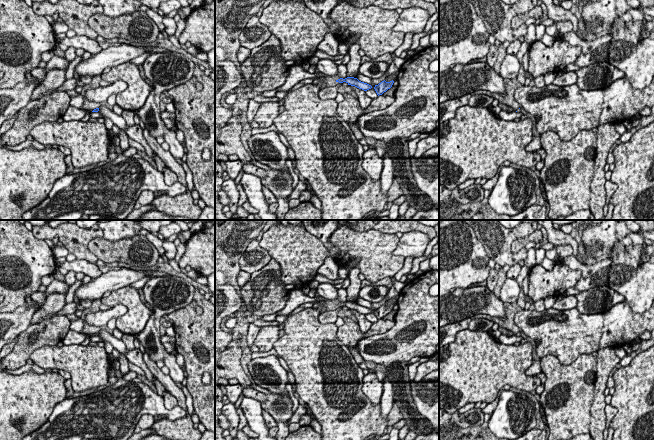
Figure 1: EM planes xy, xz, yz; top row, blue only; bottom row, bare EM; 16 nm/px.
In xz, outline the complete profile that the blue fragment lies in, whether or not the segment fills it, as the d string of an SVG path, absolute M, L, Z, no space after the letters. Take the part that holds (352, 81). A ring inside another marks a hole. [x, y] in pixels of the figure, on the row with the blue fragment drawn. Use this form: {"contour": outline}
{"contour": "M347 77L345 79L340 78L340 79L336 80L336 82L339 82L339 83L346 82L348 85L355 86L359 89L364 90L364 91L367 91L372 88L371 85L361 82L357 78L354 78L354 77Z"}

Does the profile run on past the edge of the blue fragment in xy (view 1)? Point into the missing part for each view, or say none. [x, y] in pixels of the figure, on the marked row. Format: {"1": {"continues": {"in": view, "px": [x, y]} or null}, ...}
{"1": {"continues": null}}

